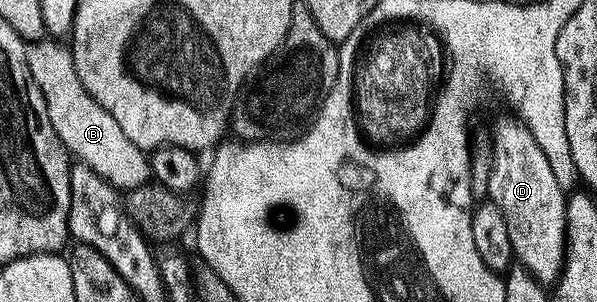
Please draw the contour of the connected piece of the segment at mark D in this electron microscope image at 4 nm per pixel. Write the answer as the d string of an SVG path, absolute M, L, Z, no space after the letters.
M508 115L502 116L492 131L492 172L488 175L487 198L496 203L502 217L506 217L506 233L510 233L513 256L537 281L552 285L564 267L566 191L558 177L554 177L554 169L550 169L542 145L534 141L534 133L519 119Z

